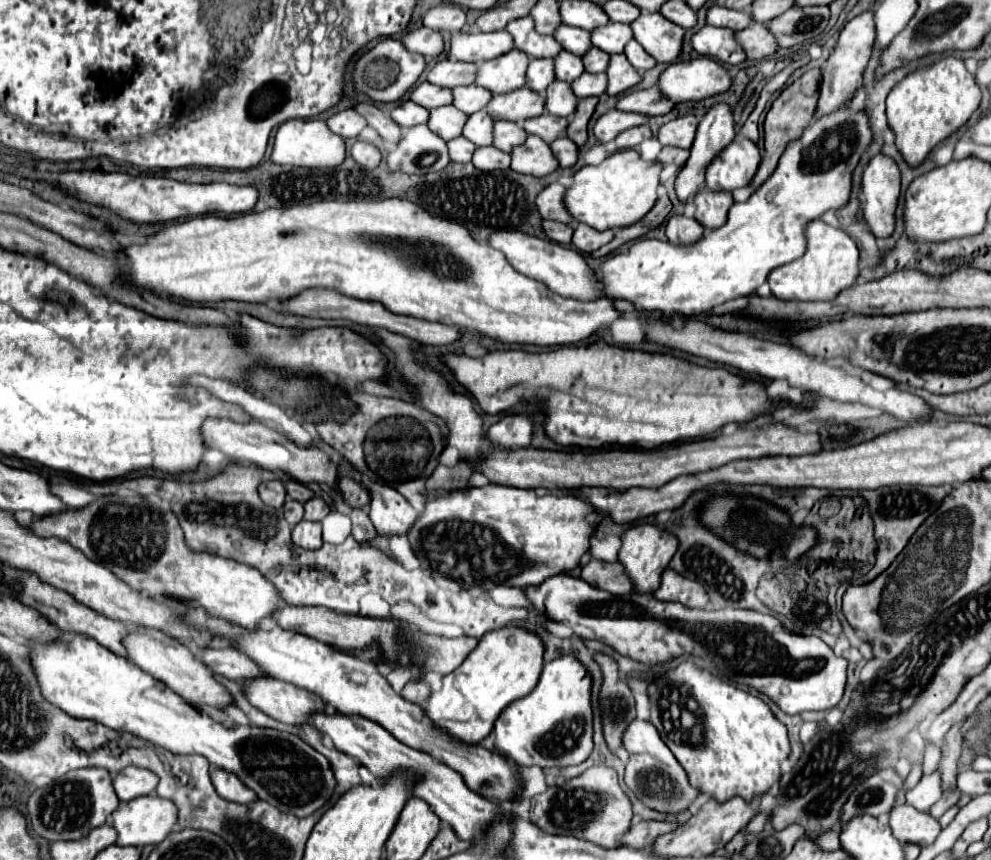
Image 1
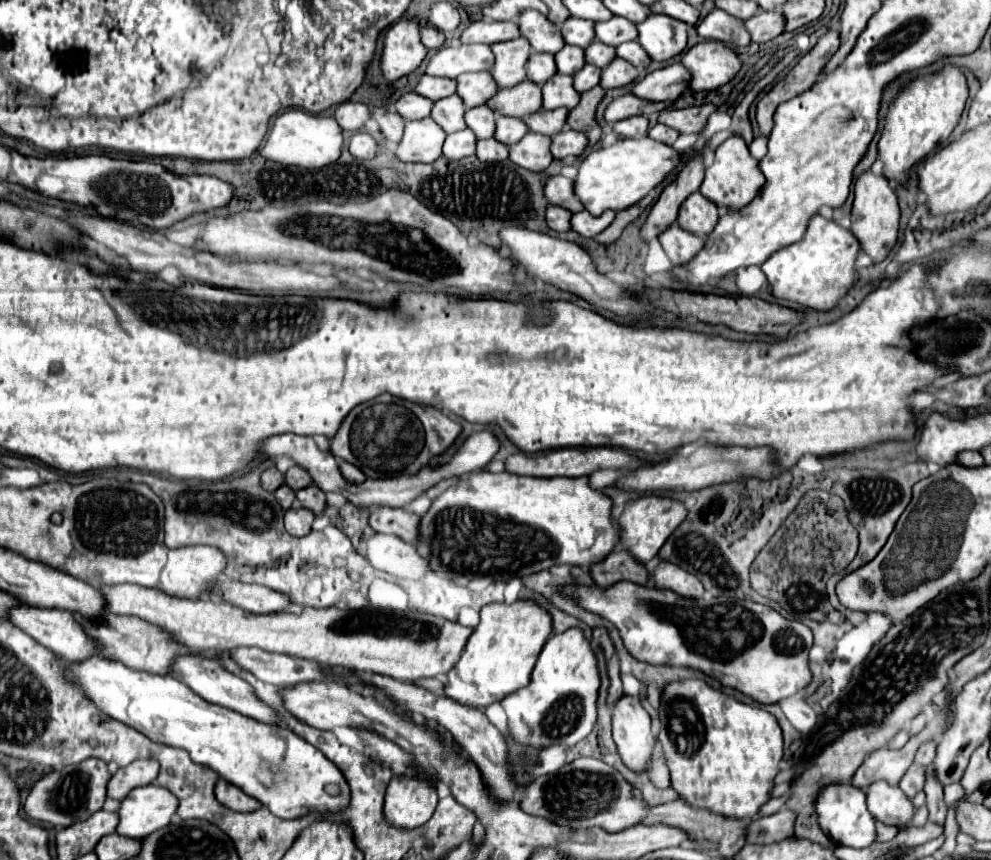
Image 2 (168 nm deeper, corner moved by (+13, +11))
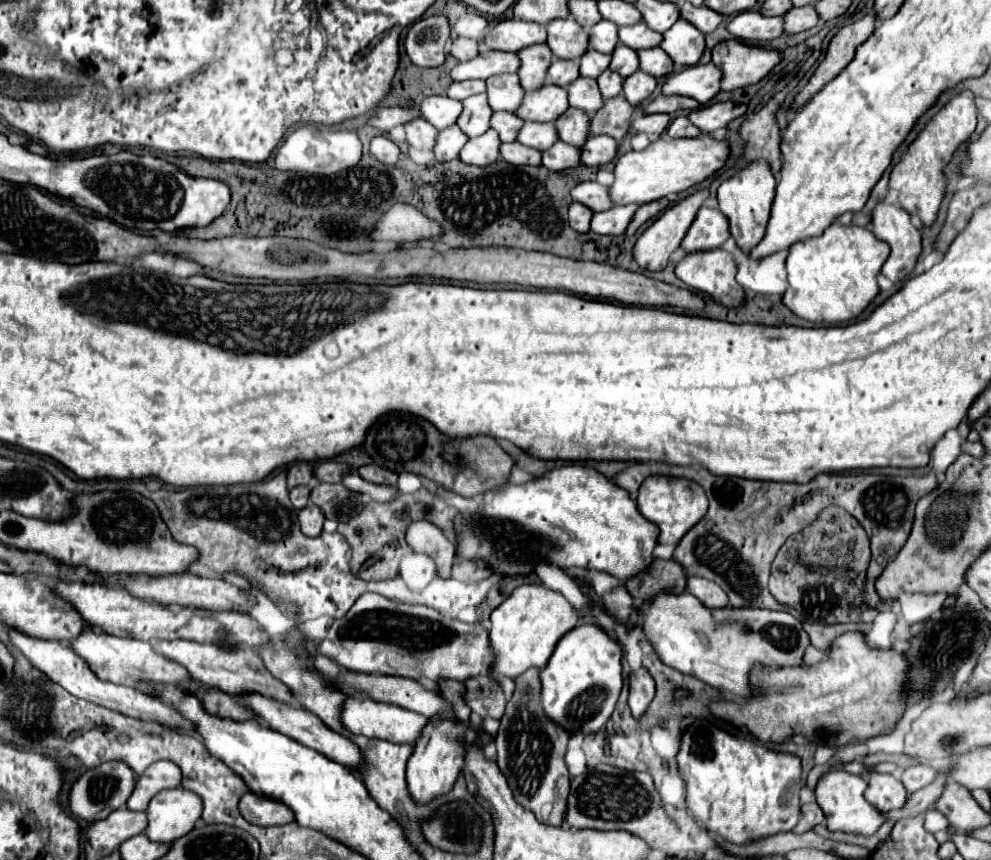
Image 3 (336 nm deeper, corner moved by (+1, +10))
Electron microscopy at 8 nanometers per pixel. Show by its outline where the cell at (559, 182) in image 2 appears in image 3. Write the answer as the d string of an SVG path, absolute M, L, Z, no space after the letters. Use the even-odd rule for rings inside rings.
M582 181L572 191L570 197L592 211L606 211L612 207L612 201L608 197L608 187L596 183L596 181Z

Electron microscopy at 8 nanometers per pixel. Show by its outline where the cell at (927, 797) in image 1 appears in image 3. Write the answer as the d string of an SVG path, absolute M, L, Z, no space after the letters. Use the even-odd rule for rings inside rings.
M930 807L930 809L926 811L926 829L928 829L930 833L936 833L936 831L946 829L946 827L948 827L948 819L946 819L938 809Z

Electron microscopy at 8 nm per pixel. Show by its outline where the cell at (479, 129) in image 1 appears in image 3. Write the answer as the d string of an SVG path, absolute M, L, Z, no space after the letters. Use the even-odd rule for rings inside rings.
M498 111L498 113L492 113L492 117L490 117L490 127L498 131L500 141L514 141L522 123L524 121L518 119L510 111Z

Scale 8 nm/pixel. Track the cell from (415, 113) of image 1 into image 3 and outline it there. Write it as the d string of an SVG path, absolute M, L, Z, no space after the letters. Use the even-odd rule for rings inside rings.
M434 95L434 97L426 97L420 105L420 113L422 117L432 123L438 131L446 129L450 125L456 123L458 115L462 111L462 103L454 101L450 97L444 95Z

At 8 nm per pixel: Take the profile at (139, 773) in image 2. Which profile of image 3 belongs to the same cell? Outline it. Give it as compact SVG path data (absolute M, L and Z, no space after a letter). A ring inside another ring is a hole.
M158 761L152 763L138 779L134 785L134 791L128 799L128 809L130 811L144 811L148 807L148 801L162 789L172 789L178 787L182 779L180 767L170 761Z

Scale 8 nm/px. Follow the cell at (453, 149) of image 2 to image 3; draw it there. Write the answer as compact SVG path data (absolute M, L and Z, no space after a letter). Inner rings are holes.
M488 129L484 135L468 139L468 143L460 151L460 159L468 165L490 165L498 159L500 139L494 129Z

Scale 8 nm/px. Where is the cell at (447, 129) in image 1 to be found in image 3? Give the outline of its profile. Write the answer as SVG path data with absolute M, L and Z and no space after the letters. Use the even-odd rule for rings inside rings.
M486 93L480 95L472 95L470 99L462 101L462 115L458 117L456 125L468 135L468 137L478 137L482 135L486 129L490 129L488 121L492 115L492 109L486 101Z

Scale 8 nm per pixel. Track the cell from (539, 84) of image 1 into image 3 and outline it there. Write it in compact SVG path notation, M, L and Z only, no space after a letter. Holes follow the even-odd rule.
M554 59L550 69L548 69L548 81L558 85L558 87L566 87L570 85L574 79L578 79L578 61L562 61L562 59Z

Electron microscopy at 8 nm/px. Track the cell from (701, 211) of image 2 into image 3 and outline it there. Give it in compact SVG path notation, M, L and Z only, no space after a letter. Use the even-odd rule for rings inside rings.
M700 207L694 223L690 225L690 231L686 233L686 239L682 241L682 249L692 251L706 251L720 247L730 237L728 219L720 209Z

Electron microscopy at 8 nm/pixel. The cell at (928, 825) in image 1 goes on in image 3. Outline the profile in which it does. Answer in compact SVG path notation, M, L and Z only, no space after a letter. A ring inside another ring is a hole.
M872 773L866 789L866 799L870 799L870 803L874 803L878 811L888 813L892 809L902 809L906 805L908 791L902 787L902 781L894 775Z

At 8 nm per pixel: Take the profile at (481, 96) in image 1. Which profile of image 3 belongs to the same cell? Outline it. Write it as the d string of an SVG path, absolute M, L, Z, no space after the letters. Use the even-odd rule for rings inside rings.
M502 73L486 79L486 95L492 111L516 111L522 103L524 89L520 87L516 73Z

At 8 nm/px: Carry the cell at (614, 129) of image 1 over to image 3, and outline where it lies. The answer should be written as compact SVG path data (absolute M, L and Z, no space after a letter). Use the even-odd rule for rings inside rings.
M658 95L642 107L642 113L646 113L646 115L650 115L650 113L674 113L678 109L698 109L698 107L700 107L700 103L690 99L690 97Z

